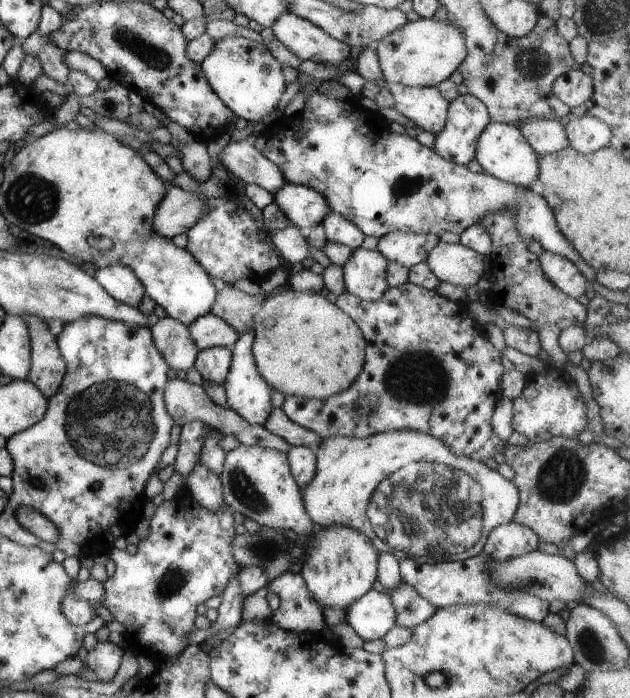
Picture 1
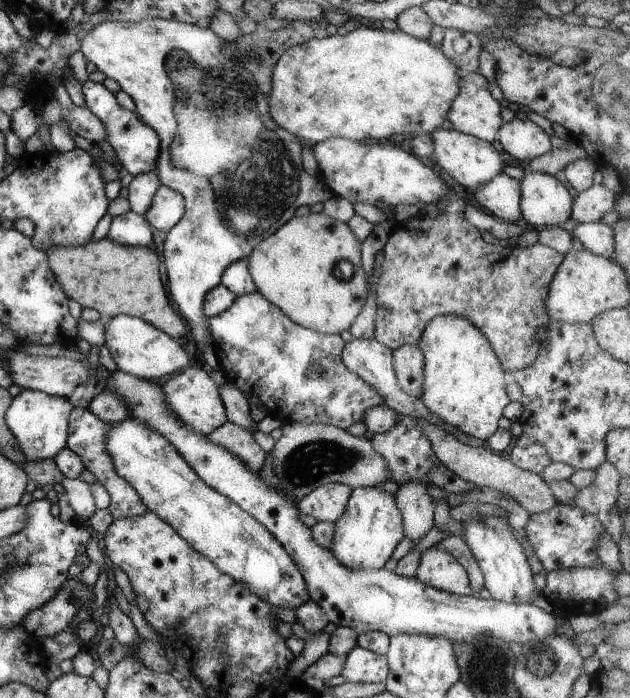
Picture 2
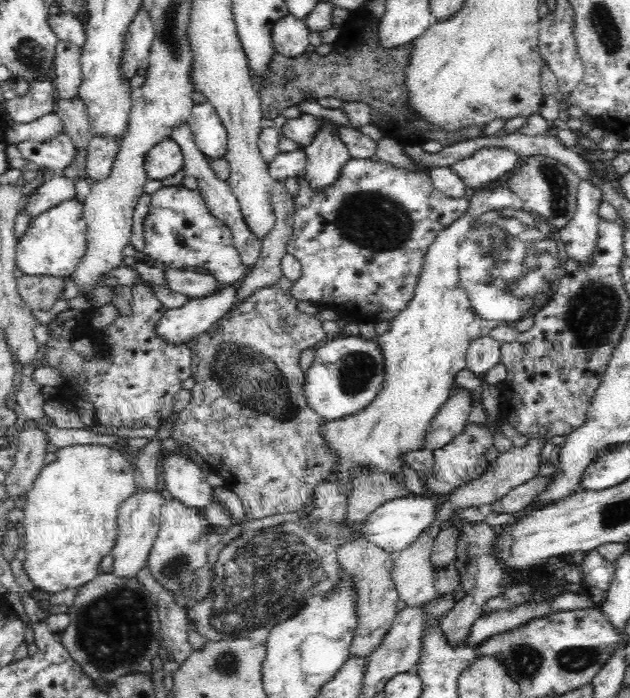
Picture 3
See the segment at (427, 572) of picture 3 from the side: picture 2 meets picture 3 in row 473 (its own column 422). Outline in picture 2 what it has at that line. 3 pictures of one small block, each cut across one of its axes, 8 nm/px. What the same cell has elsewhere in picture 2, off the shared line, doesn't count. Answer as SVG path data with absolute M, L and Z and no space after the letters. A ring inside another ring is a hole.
M409 483L399 486L393 496L401 511L404 535L416 544L435 526L436 502L427 488L424 483Z

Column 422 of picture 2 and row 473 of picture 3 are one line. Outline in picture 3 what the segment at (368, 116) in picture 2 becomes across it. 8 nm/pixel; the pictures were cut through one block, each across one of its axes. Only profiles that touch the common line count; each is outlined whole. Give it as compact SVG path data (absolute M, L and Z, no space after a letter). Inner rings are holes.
M73 445L57 450L56 460L46 464L25 494L22 548L26 551L23 568L36 589L43 592L62 592L84 586L102 574L100 562L108 556L117 542L118 513L122 502L137 490L134 463L124 450L99 445Z

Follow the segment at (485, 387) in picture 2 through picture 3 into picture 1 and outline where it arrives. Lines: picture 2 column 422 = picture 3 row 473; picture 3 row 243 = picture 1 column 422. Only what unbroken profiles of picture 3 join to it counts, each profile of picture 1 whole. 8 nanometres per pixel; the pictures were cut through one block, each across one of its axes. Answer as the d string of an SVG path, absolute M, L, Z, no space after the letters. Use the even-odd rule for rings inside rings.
M388 430L388 432L380 432L380 434L372 434L366 438L356 437L331 437L322 440L320 446L315 452L316 474L312 478L312 482L301 490L304 506L308 516L312 518L314 524L320 526L348 526L354 528L358 532L362 532L379 553L394 554L398 560L413 558L418 564L432 564L439 562L464 561L473 556L478 556L487 542L488 535L497 526L510 523L513 521L516 509L518 508L520 499L516 485L508 479L502 477L496 469L488 467L484 462L468 458L468 456L456 456L448 446L440 439L420 432L420 430Z

